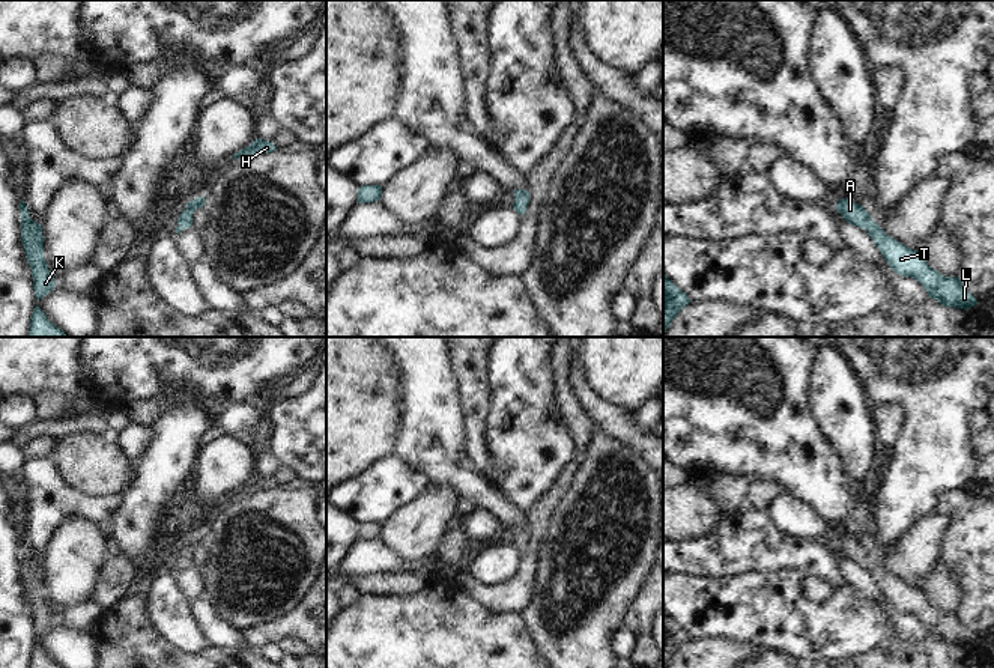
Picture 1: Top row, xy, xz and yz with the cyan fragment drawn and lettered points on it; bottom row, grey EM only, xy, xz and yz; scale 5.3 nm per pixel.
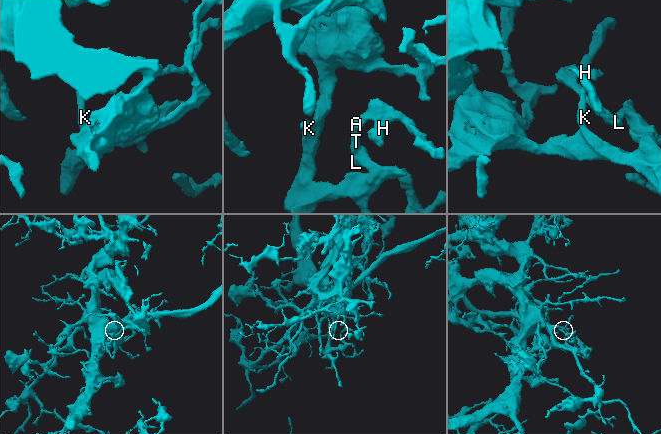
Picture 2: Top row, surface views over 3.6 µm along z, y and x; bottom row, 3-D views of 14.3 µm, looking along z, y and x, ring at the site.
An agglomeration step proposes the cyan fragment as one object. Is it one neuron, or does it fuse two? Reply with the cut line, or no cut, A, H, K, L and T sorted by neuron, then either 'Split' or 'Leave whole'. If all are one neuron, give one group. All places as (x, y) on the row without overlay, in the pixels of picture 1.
No split. Groups: A H K L T. Leave whole

